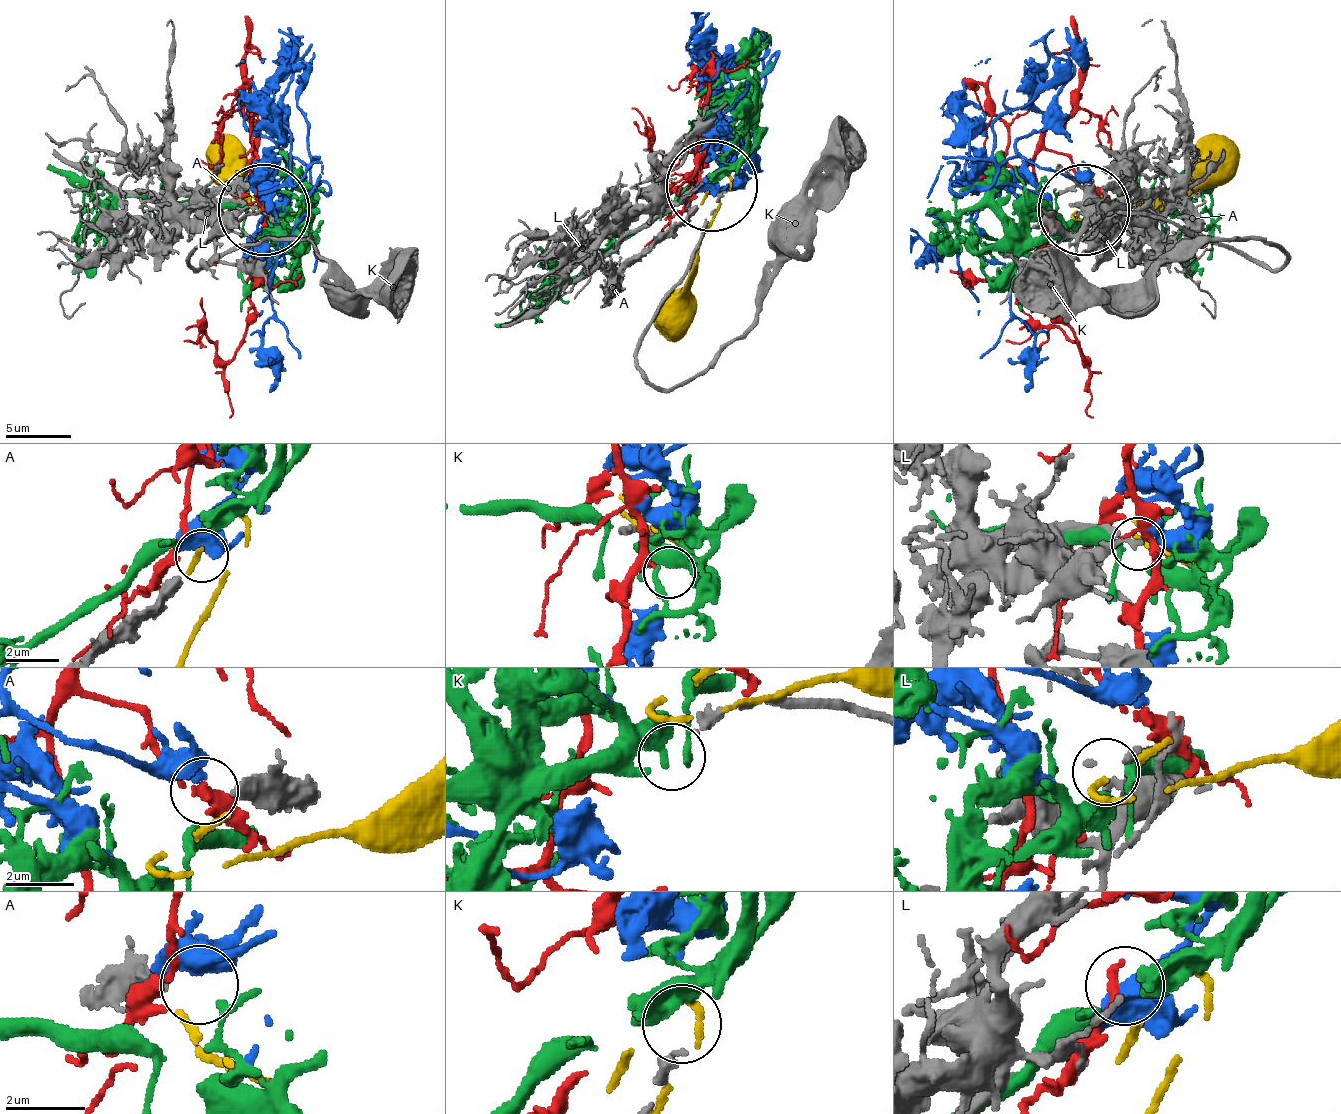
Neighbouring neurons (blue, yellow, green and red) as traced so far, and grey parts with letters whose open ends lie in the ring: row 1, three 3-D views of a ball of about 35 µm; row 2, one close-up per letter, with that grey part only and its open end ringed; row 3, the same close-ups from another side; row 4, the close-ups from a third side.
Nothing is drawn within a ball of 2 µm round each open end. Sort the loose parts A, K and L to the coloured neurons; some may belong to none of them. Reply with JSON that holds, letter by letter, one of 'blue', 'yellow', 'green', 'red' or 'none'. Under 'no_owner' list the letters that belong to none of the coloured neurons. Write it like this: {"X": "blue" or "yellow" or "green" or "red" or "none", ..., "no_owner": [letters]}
{"A": "none", "K": "green", "L": "none", "no_owner": ["A", "L"]}

